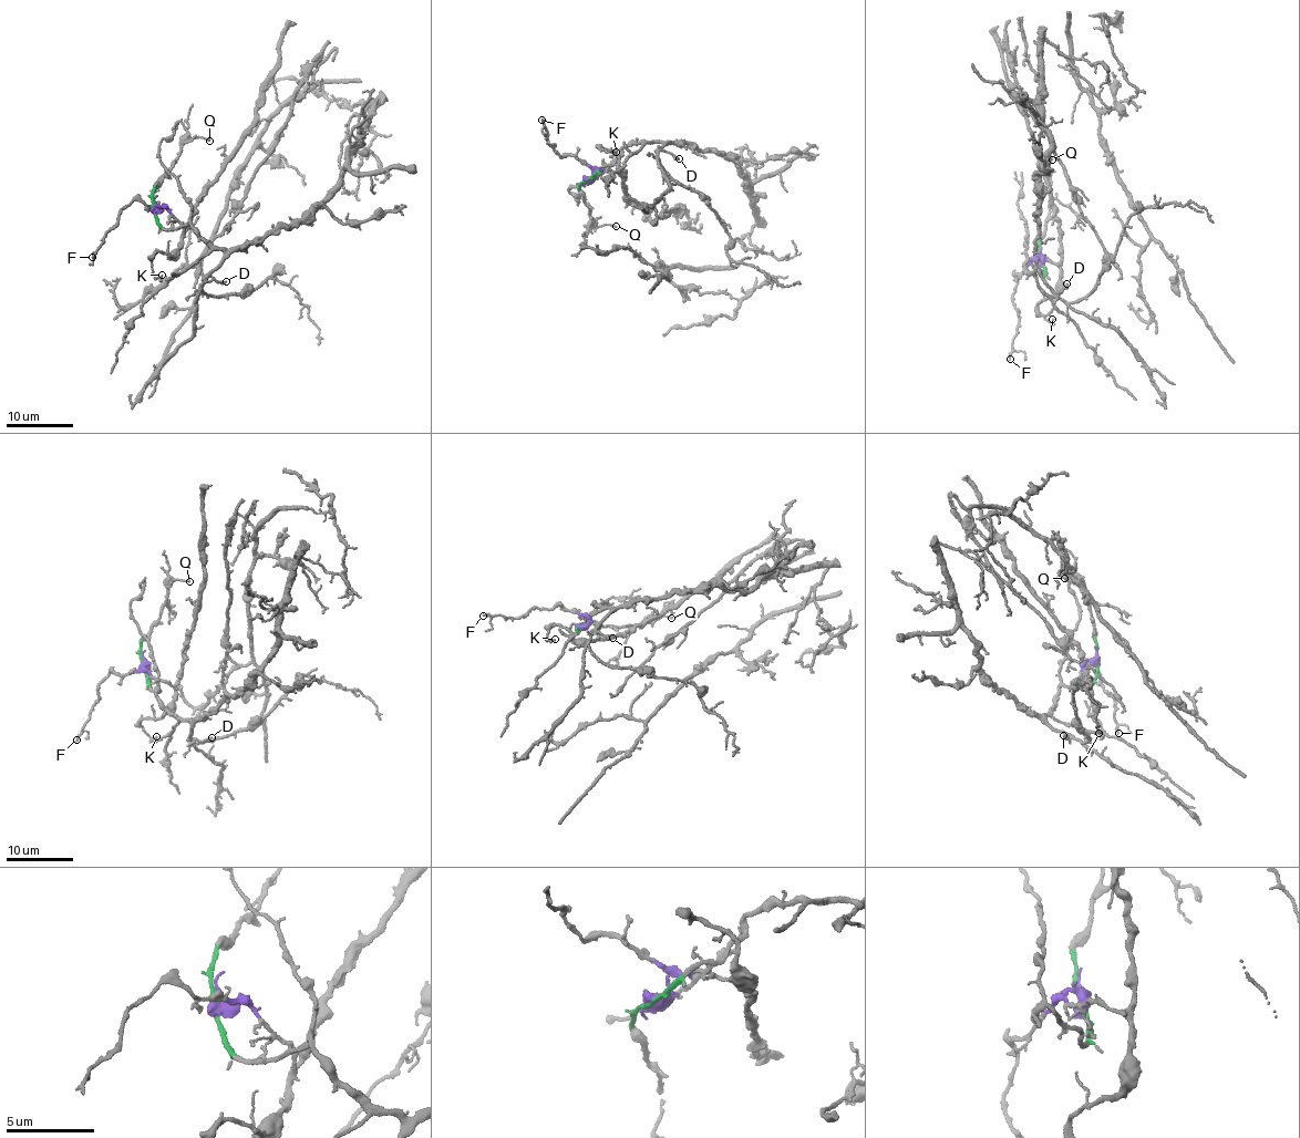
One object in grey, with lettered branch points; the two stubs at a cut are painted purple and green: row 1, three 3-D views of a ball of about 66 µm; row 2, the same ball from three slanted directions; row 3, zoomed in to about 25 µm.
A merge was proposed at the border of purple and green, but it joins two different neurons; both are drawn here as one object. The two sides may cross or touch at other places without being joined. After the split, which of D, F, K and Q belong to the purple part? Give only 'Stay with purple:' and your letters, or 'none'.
Stay with purple: F, K

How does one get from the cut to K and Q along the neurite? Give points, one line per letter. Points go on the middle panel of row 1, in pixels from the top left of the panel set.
K: (585, 180), (602, 168), (622, 179), (625, 175), (617, 158), (600, 148), (617, 152)
Q: (585, 180), (578, 190), (589, 209), (591, 224), (617, 226)

